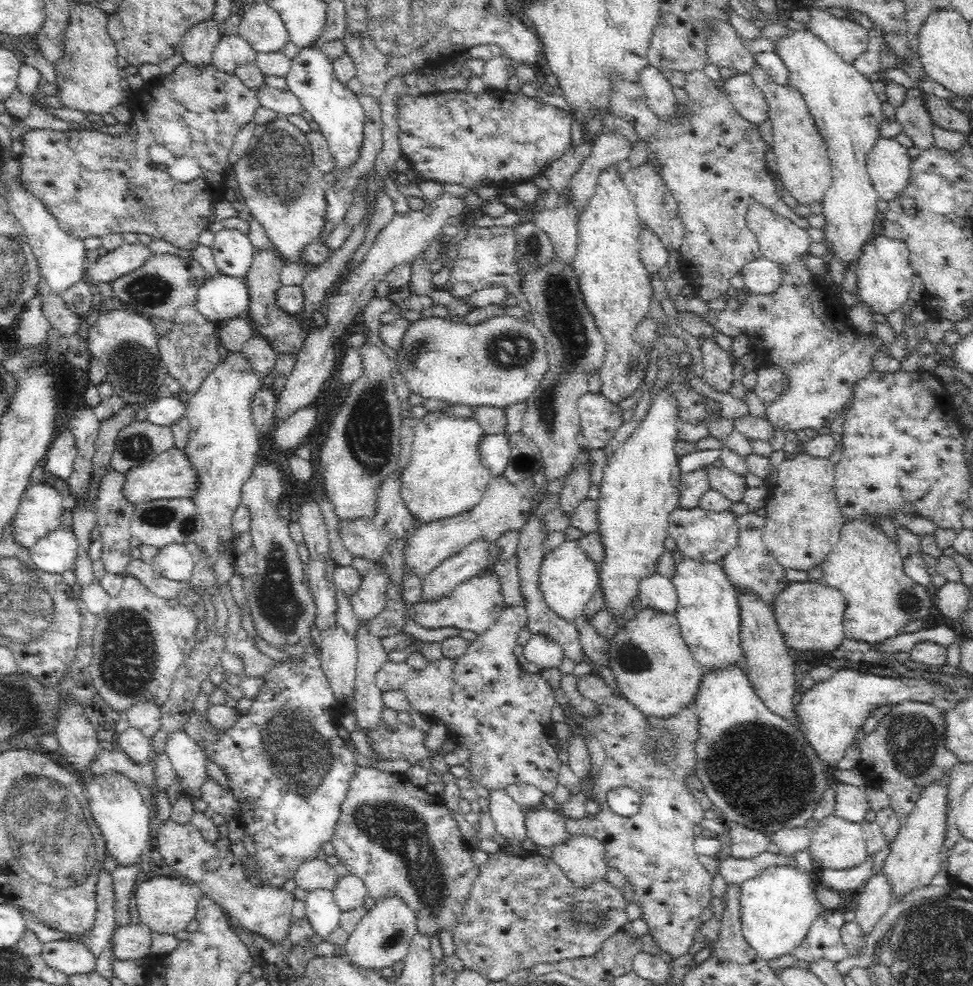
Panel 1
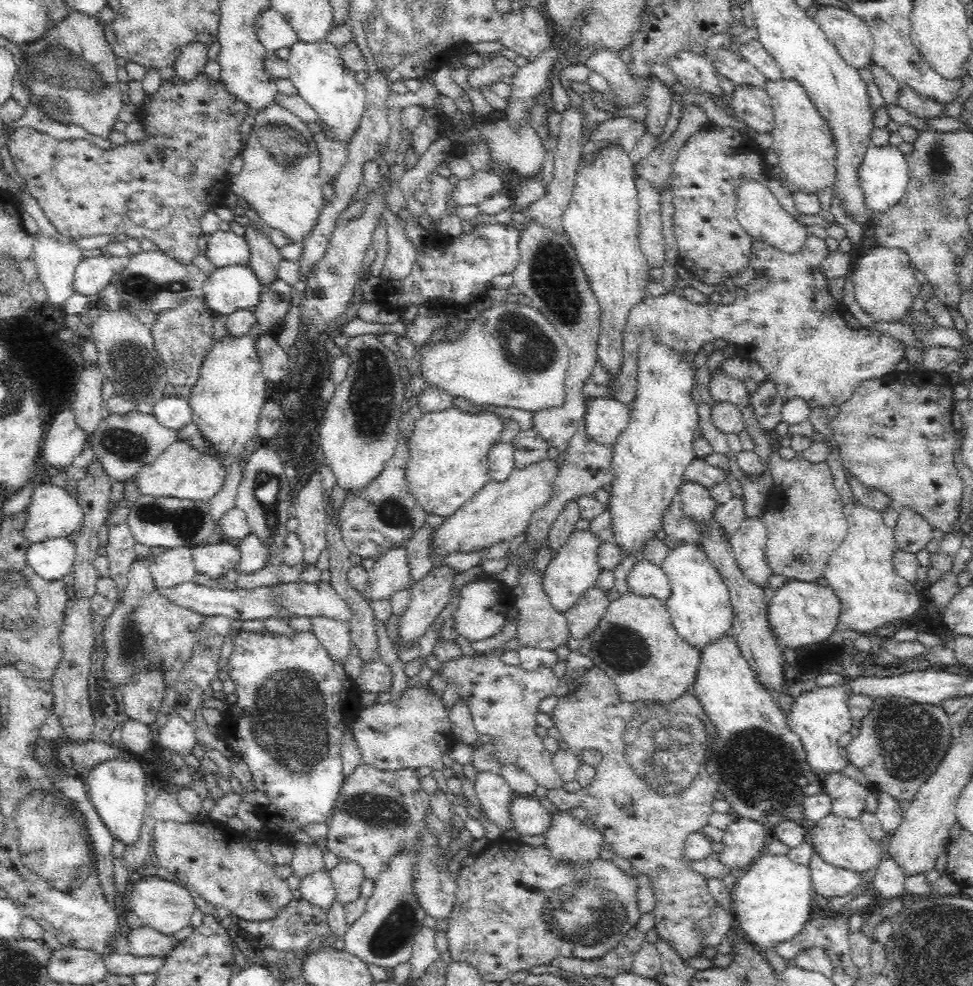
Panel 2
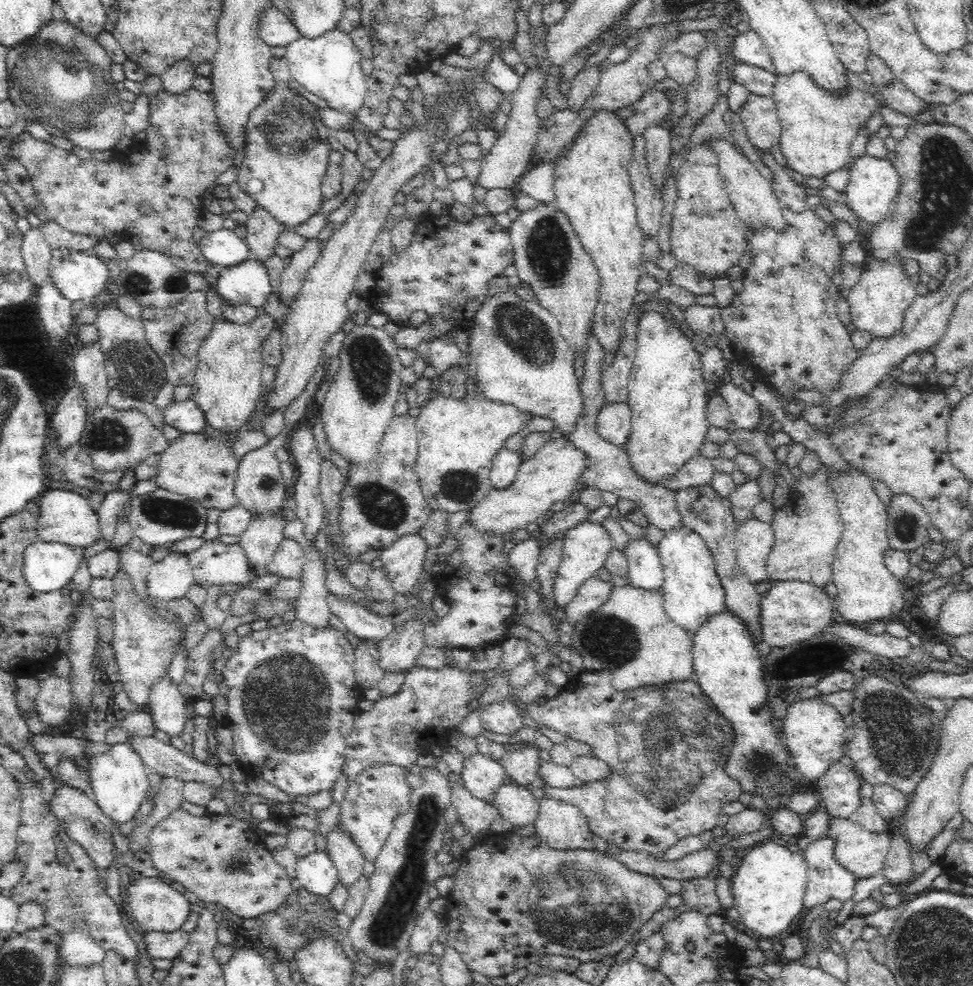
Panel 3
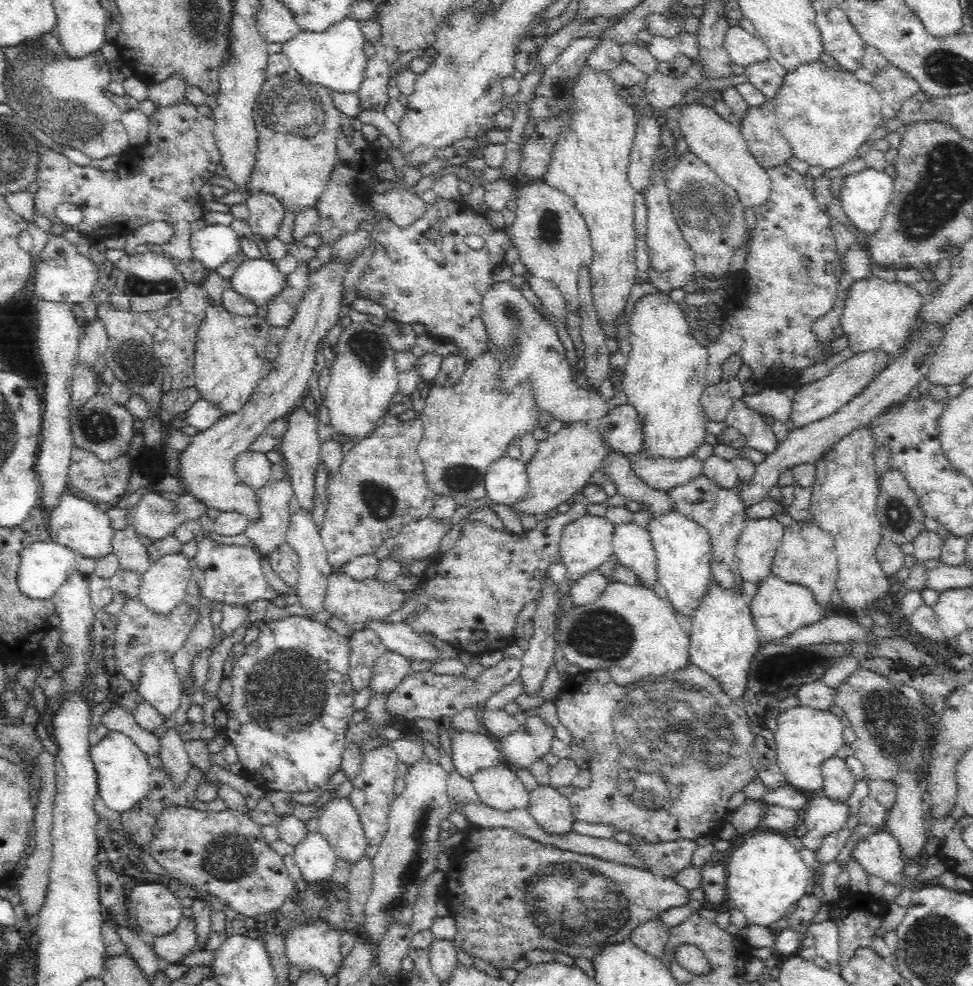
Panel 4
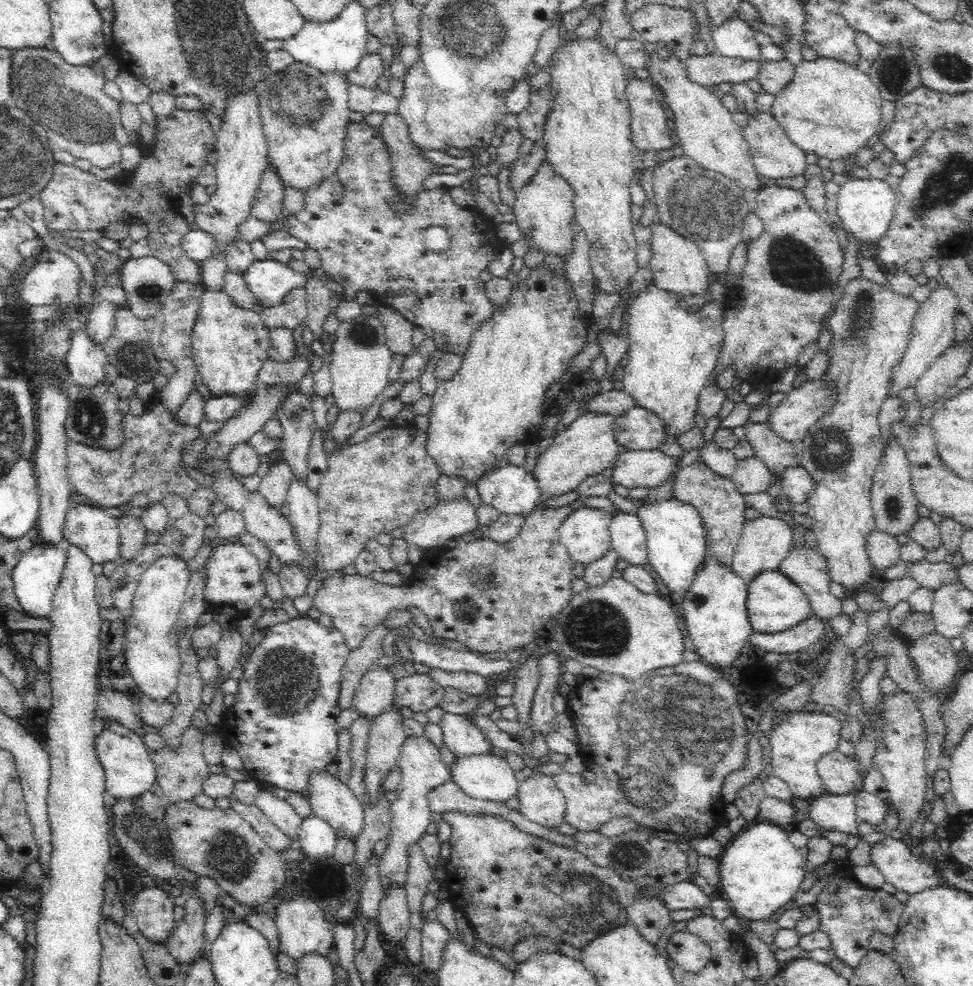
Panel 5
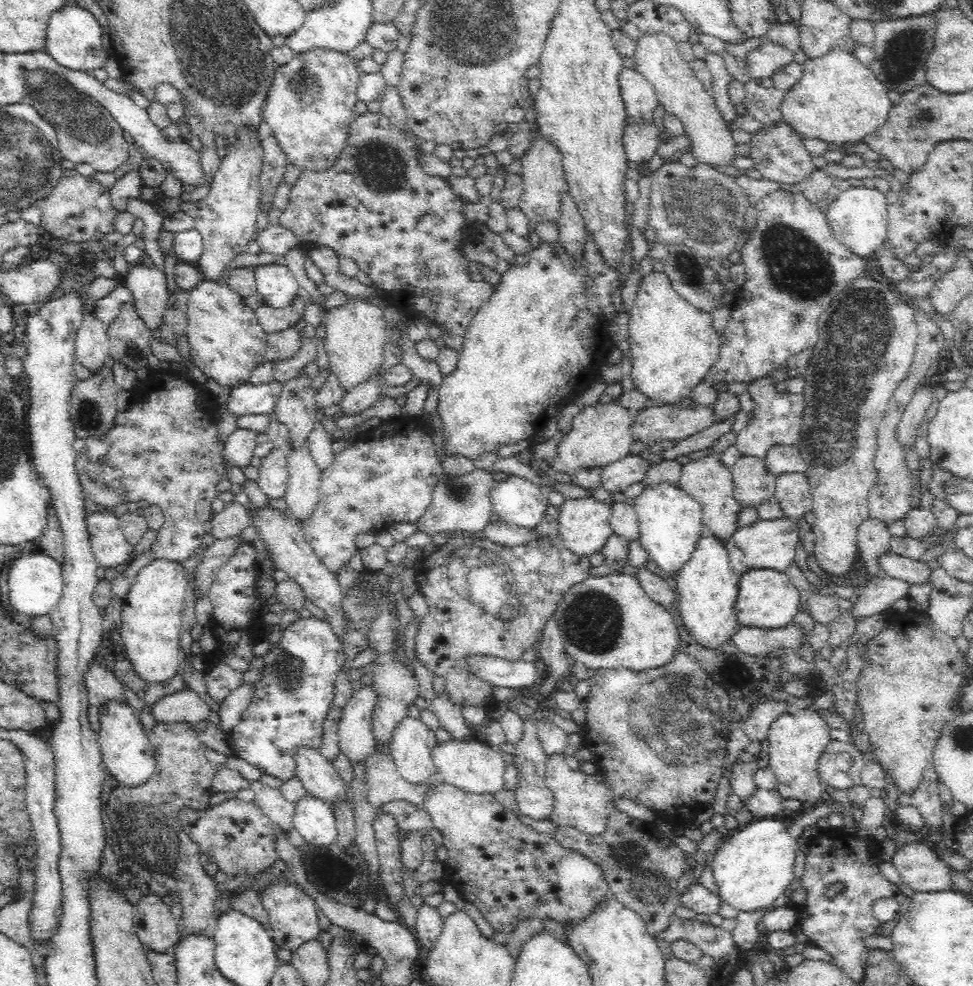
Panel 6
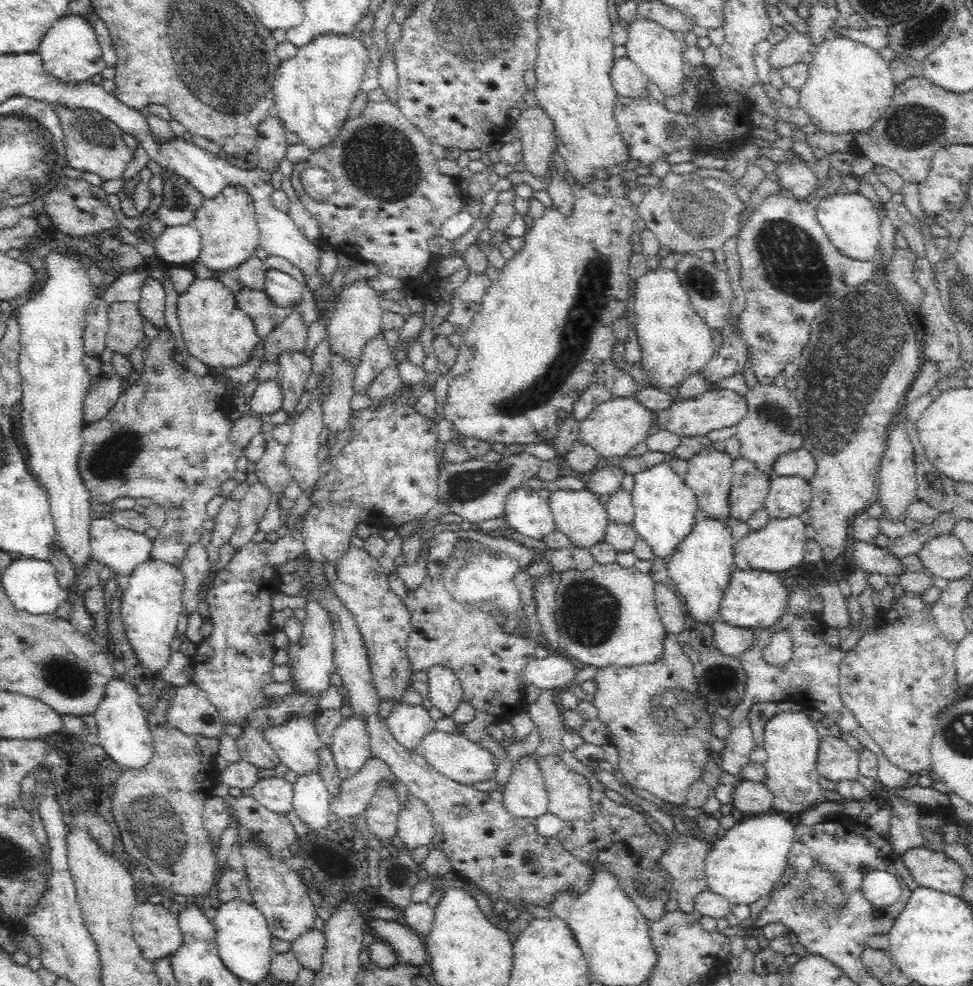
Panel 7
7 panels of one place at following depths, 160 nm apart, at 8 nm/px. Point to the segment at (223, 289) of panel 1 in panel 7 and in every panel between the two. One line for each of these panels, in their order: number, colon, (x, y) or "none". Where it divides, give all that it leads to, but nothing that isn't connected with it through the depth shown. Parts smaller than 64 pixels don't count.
2: (236, 286)
3: (246, 283)
4: (258, 279)
5: (270, 280)
6: (275, 283)
7: (283, 289)

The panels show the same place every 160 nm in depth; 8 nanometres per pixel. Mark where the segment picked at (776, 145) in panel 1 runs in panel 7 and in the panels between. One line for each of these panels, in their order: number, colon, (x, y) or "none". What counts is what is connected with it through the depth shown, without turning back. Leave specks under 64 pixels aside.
2: (803, 140)
3: (818, 125)
4: (826, 115)
5: (830, 108)
6: (838, 99)
7: (849, 86)

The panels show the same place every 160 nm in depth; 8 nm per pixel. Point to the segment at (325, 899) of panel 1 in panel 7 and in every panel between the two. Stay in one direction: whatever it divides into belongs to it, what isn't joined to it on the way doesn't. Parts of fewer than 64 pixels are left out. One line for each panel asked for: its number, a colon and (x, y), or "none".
2: (318, 888)
3: (316, 872)
4: (314, 855)
5: (317, 838)
6: (313, 819)
7: (311, 798)

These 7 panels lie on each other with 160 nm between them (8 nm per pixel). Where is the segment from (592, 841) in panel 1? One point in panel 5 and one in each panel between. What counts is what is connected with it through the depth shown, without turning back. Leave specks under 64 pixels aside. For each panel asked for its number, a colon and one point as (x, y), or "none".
2: (569, 839)
3: (562, 825)
4: (551, 810)
5: (540, 801)

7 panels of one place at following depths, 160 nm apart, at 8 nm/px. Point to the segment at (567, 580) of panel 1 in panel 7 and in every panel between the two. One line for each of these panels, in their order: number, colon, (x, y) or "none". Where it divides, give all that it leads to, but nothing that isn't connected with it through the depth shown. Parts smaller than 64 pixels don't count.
2: (574, 569)
3: (586, 547)
4: (585, 543)
5: (585, 532)
6: (584, 528)
7: (578, 514)

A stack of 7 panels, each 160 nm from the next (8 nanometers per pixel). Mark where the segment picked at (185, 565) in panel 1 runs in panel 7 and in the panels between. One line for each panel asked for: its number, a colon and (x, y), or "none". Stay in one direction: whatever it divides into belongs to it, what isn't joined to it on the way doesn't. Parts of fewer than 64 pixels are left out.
2: (175, 566)
3: (169, 579)
4: (163, 585)
5: (151, 647)
6: (151, 616)
7: (151, 597)

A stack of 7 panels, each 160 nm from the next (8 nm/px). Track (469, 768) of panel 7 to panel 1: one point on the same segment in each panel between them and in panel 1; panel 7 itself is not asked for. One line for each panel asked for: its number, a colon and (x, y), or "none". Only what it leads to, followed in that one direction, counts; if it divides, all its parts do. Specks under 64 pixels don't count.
1: (545, 827)
2: (529, 817)
3: (515, 802)
4: (498, 786)
5: (488, 776)
6: (475, 767)

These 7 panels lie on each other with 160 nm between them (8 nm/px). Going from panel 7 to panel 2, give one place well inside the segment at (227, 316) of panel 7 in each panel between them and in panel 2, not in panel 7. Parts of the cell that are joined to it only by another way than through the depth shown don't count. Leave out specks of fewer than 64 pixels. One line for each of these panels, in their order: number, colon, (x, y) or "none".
2: (226, 401)
3: (228, 377)
4: (230, 349)
5: (229, 344)
6: (227, 343)

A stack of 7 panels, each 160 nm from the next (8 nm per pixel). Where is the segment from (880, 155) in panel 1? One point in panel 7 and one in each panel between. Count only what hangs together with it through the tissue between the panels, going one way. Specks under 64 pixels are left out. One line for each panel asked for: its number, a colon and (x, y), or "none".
2: (883, 174)
3: (872, 185)
4: (865, 195)
5: (865, 207)
6: (857, 217)
7: (850, 221)

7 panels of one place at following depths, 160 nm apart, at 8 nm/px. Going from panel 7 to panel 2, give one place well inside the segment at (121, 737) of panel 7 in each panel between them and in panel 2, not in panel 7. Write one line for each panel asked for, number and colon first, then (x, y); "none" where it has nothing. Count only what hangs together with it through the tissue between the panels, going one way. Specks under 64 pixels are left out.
2: (115, 787)
3: (118, 778)
4: (124, 771)
5: (129, 771)
6: (126, 751)

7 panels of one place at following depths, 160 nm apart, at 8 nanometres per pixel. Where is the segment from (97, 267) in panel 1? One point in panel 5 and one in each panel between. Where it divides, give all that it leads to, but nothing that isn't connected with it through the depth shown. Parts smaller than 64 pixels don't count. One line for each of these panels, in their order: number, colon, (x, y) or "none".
2: (91, 275)
3: (78, 276)
4: (64, 274)
5: (54, 279)

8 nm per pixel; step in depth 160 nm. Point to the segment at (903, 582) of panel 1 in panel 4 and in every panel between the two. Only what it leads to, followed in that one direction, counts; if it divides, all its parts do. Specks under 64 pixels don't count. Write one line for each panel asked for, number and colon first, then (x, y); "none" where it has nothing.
2: (860, 572)
3: (867, 591)
4: (844, 493)

